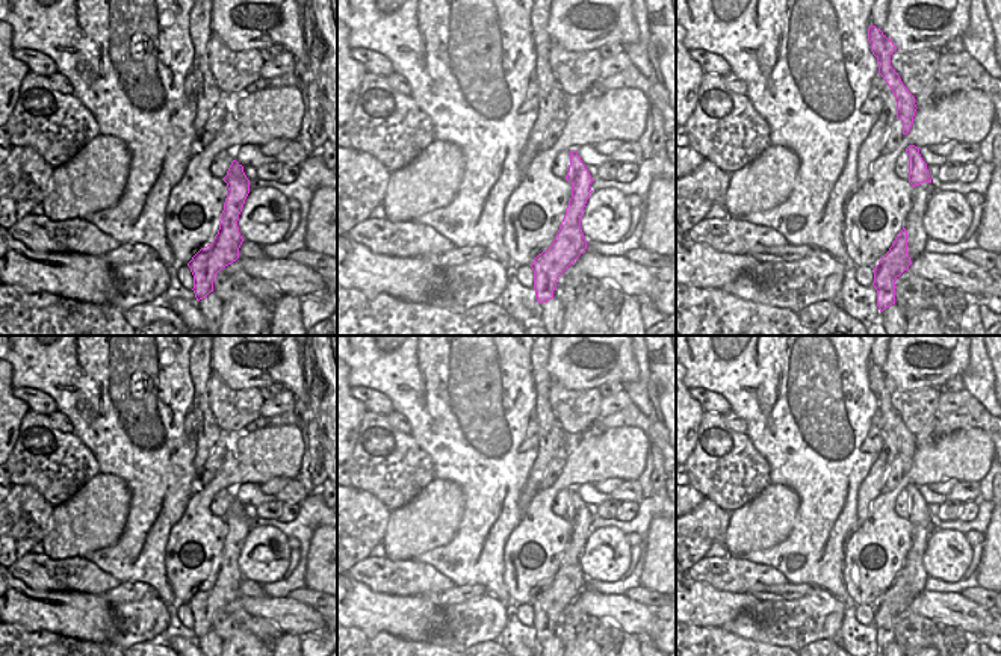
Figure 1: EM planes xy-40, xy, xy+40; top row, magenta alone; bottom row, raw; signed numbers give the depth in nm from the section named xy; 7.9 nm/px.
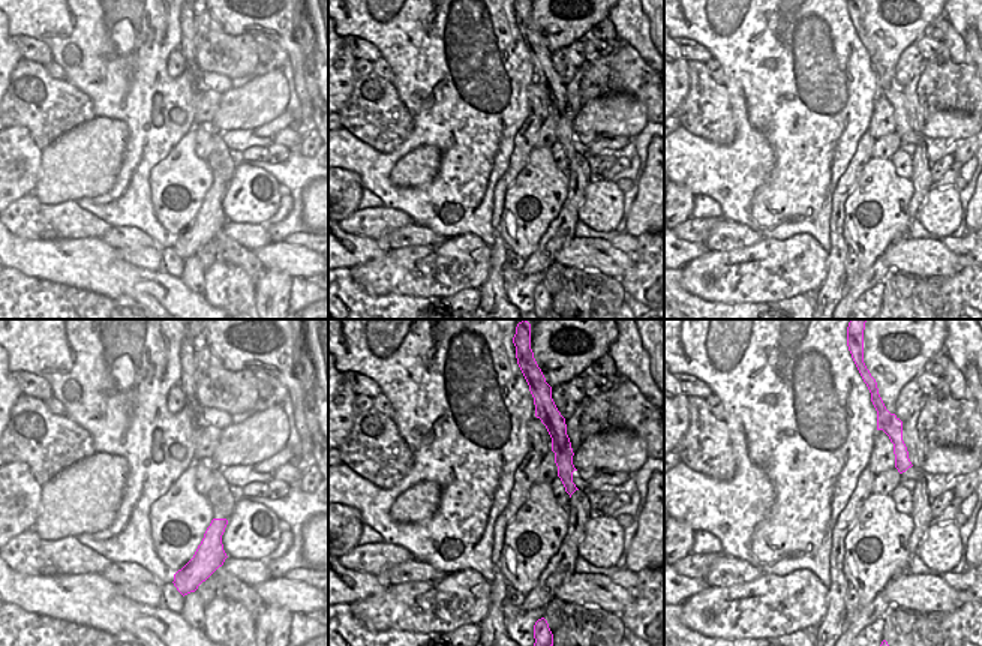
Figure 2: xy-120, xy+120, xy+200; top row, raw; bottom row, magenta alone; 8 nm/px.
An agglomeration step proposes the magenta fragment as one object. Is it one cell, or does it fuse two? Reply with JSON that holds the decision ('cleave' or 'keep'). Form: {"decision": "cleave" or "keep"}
{"decision": "keep"}

